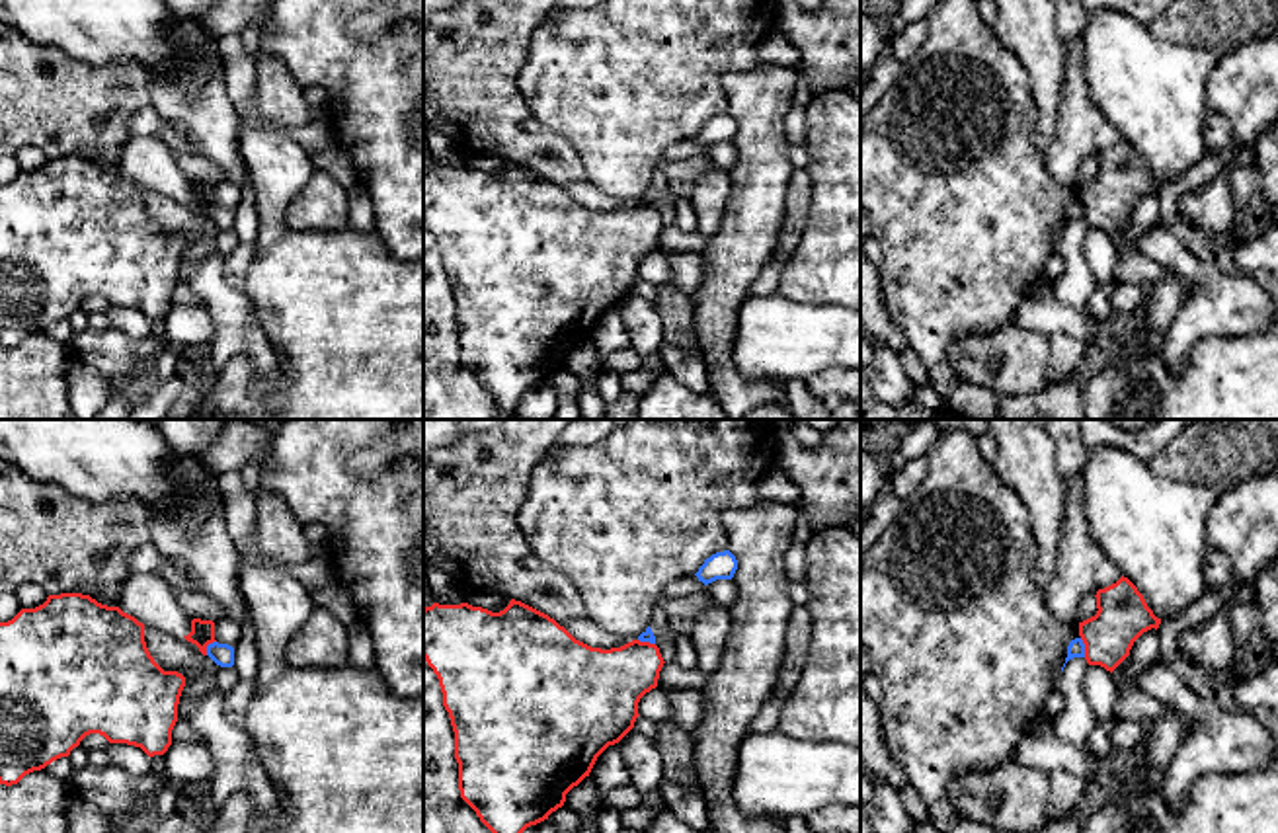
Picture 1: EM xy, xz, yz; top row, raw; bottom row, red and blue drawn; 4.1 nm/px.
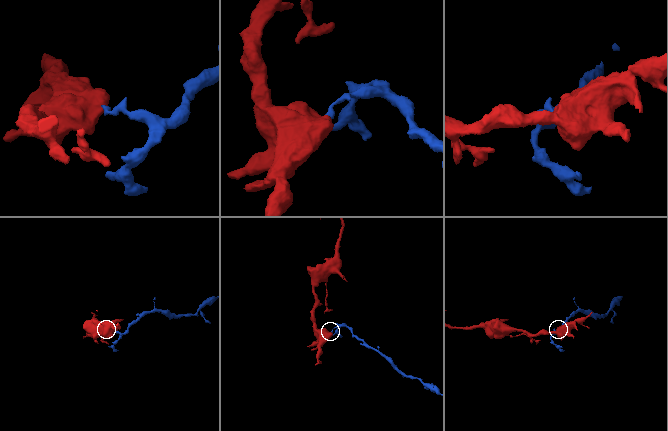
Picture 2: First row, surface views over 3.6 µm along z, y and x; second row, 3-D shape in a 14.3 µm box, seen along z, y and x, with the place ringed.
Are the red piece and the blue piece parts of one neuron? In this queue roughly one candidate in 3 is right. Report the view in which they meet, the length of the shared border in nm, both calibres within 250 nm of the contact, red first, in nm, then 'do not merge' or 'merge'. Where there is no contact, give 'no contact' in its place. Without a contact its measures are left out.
contact in yz; length 80 nm; calibres 220 and 70 nm; do not merge

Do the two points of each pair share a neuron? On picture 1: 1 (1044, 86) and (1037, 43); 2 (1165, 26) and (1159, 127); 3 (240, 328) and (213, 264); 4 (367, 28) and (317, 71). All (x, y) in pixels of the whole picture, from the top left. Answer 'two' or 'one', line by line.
1: one
2: two
3: one
4: two

